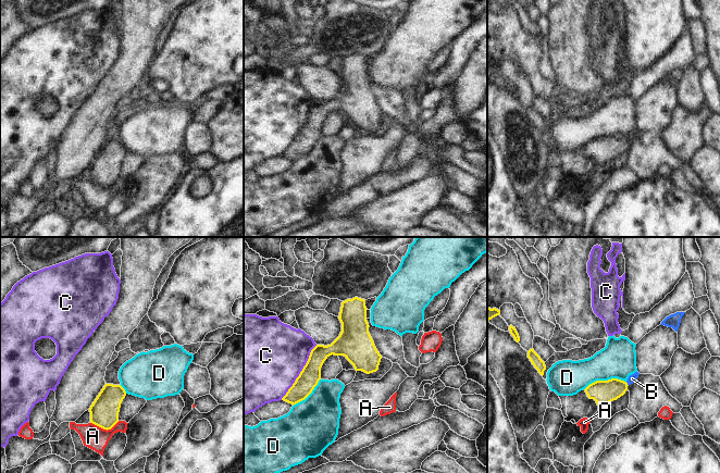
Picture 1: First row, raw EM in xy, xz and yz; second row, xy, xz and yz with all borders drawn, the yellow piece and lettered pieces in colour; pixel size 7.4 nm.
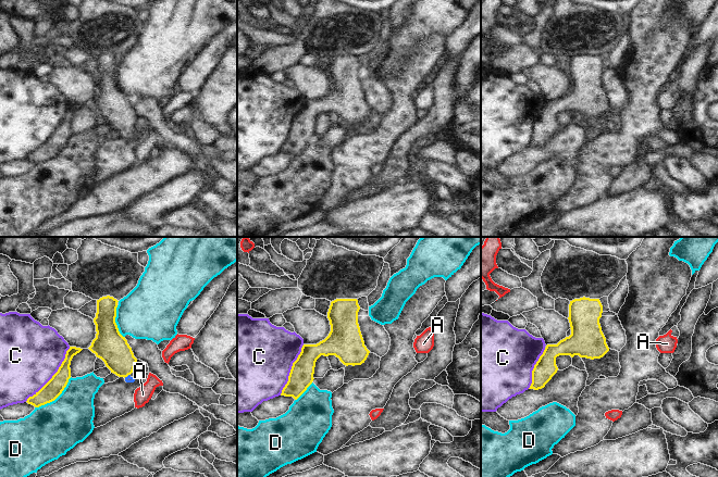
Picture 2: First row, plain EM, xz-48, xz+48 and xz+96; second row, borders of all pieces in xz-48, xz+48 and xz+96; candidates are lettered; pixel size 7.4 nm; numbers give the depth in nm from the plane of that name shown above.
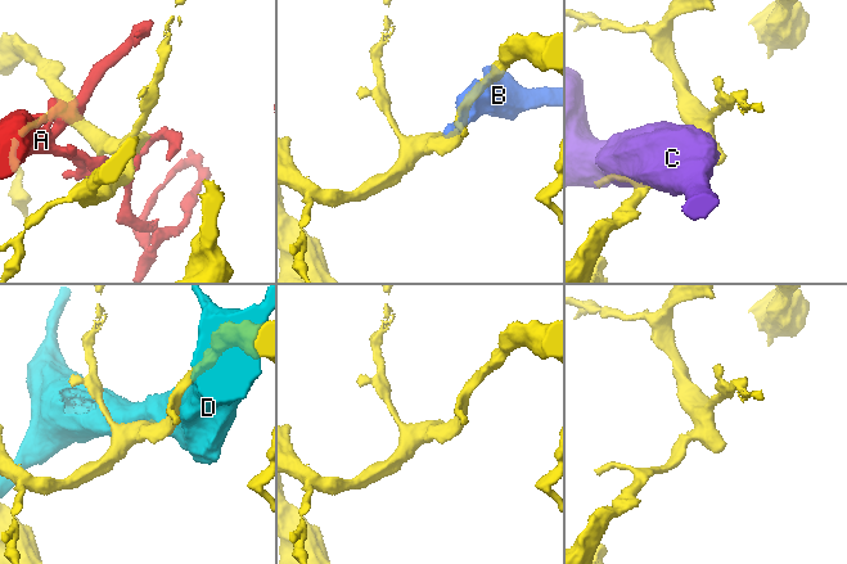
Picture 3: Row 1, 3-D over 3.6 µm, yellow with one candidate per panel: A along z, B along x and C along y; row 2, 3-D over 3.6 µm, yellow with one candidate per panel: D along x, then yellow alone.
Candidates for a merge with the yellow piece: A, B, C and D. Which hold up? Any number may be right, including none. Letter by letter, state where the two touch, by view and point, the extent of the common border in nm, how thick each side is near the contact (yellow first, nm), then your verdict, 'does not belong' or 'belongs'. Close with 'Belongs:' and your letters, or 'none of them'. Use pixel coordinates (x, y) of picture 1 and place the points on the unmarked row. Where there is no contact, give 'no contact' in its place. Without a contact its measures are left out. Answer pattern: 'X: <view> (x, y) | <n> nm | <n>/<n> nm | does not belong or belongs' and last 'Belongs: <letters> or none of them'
A: xy (104, 185) | 220 nm | 220/170 nm | does not belong
B: yz (627, 140) | 40 nm | 180/60 nm | belongs
C: xz (300, 128) | 480 nm | 150/500 nm | does not belong
D: yz (605, 137) | 320 nm | 180/280 nm | does not belong
Belongs: B

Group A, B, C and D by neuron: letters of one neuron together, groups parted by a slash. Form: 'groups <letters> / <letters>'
groups A / B / C / D

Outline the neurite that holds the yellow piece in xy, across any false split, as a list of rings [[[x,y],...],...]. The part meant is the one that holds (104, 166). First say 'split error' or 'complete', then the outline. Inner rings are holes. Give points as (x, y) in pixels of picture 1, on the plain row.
complete | [[[105,139],[89,164],[90,179],[111,186],[119,178],[119,169],[125,152],[126,148],[121,141]]]

